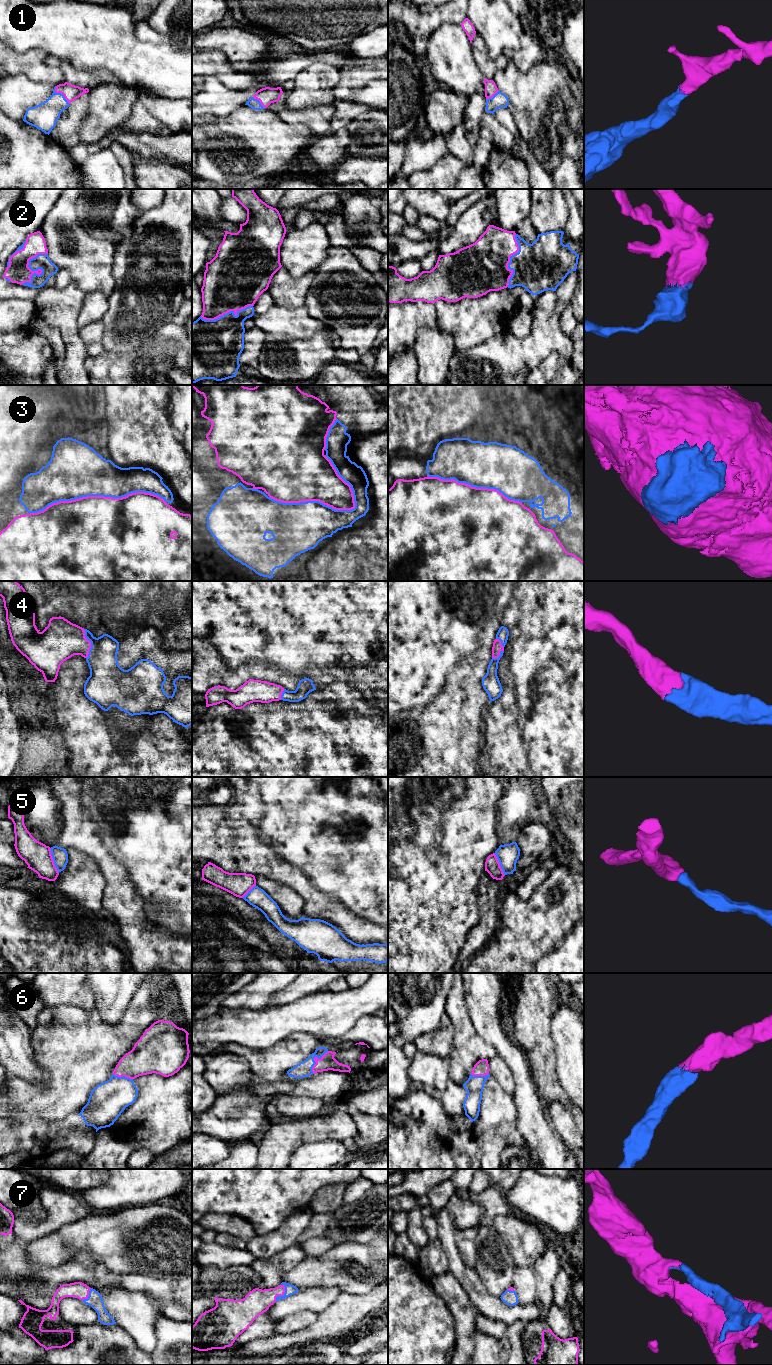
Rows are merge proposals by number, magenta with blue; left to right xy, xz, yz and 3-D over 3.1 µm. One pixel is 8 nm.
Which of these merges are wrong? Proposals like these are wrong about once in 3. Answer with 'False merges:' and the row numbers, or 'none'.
False merges: 5

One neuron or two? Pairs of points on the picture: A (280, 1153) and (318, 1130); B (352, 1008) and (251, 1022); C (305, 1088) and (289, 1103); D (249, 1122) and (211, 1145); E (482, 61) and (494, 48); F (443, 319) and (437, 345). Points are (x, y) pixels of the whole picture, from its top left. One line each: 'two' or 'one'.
A: one
B: one
C: two
D: two
E: two
F: two

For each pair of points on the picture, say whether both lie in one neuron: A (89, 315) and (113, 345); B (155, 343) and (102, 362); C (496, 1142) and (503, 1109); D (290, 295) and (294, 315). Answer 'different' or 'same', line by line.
A: different
B: same
C: same
D: different

